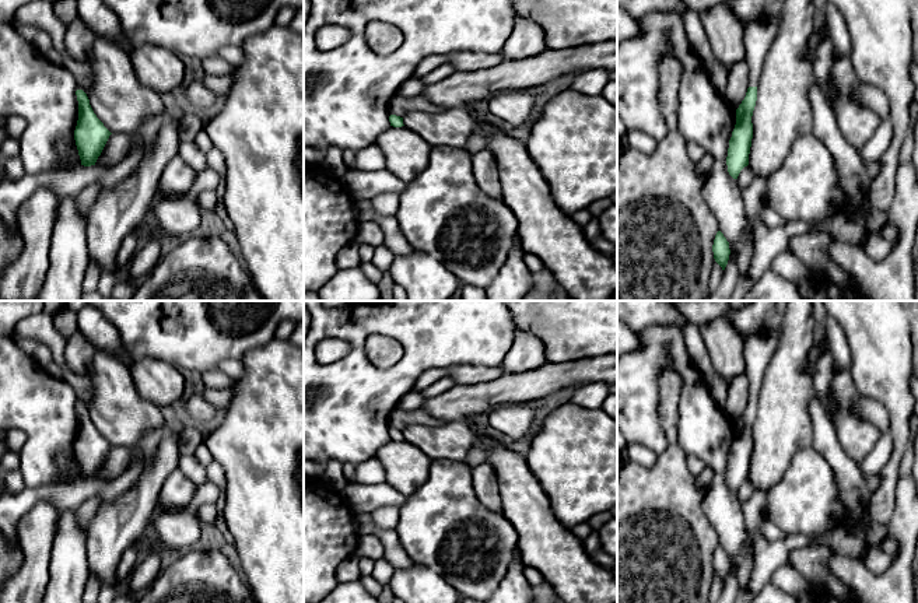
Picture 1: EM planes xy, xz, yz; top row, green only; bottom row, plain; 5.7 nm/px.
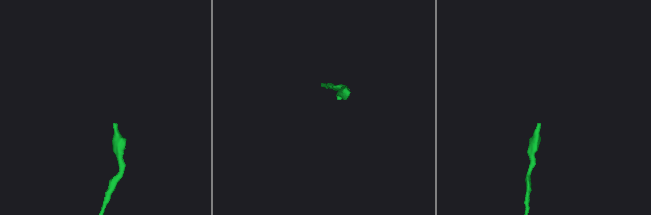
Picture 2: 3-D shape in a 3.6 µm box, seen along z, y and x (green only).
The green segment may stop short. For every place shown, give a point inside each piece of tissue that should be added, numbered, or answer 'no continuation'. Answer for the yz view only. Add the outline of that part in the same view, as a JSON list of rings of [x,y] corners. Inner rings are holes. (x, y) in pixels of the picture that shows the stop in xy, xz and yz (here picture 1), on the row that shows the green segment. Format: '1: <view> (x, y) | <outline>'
1: yz (757, 37) | [[[781,10],[765,13],[763,22],[753,20],[743,28],[744,60],[749,64],[749,87],[758,85],[761,64],[777,35],[779,17]]]

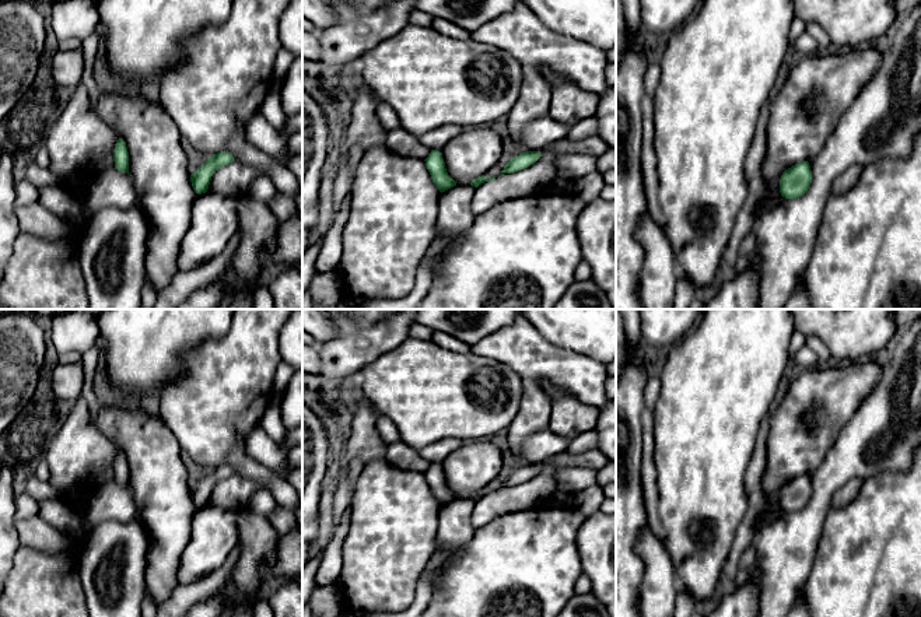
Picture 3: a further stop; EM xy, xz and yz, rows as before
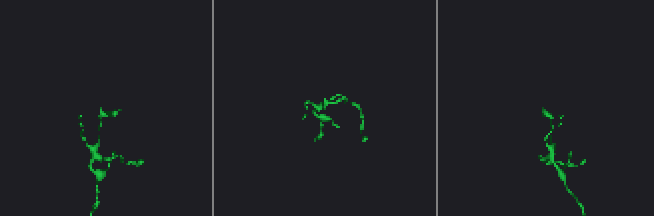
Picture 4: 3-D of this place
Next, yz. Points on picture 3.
no continuation

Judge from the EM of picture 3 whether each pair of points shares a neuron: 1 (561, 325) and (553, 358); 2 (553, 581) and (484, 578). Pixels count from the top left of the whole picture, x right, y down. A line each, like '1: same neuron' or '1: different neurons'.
1: different neurons
2: same neuron

